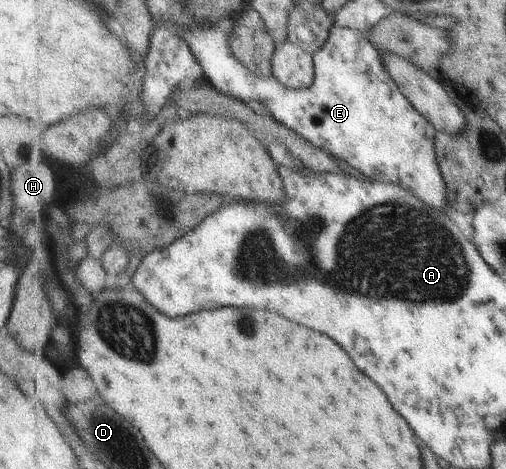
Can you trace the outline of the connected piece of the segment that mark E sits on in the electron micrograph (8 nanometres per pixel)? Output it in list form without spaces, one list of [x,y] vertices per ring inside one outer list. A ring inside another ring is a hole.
[[[223,18],[217,25],[208,27],[208,29],[181,28],[176,30],[184,41],[191,45],[196,57],[203,65],[207,82],[221,92],[245,103],[251,100],[259,101],[280,123],[287,125],[316,147],[327,151],[335,158],[342,159],[354,169],[358,169],[365,177],[403,186],[426,205],[439,209],[445,214],[454,213],[455,210],[452,209],[449,200],[449,187],[441,172],[436,147],[434,147],[436,126],[412,105],[407,94],[399,88],[397,81],[382,63],[379,51],[367,38],[365,32],[335,25],[328,41],[313,53],[315,58],[314,83],[309,88],[292,89],[284,87],[283,83],[280,83],[274,76],[262,77],[250,73],[242,63],[236,61],[228,45],[228,35],[235,25],[234,19]]]

